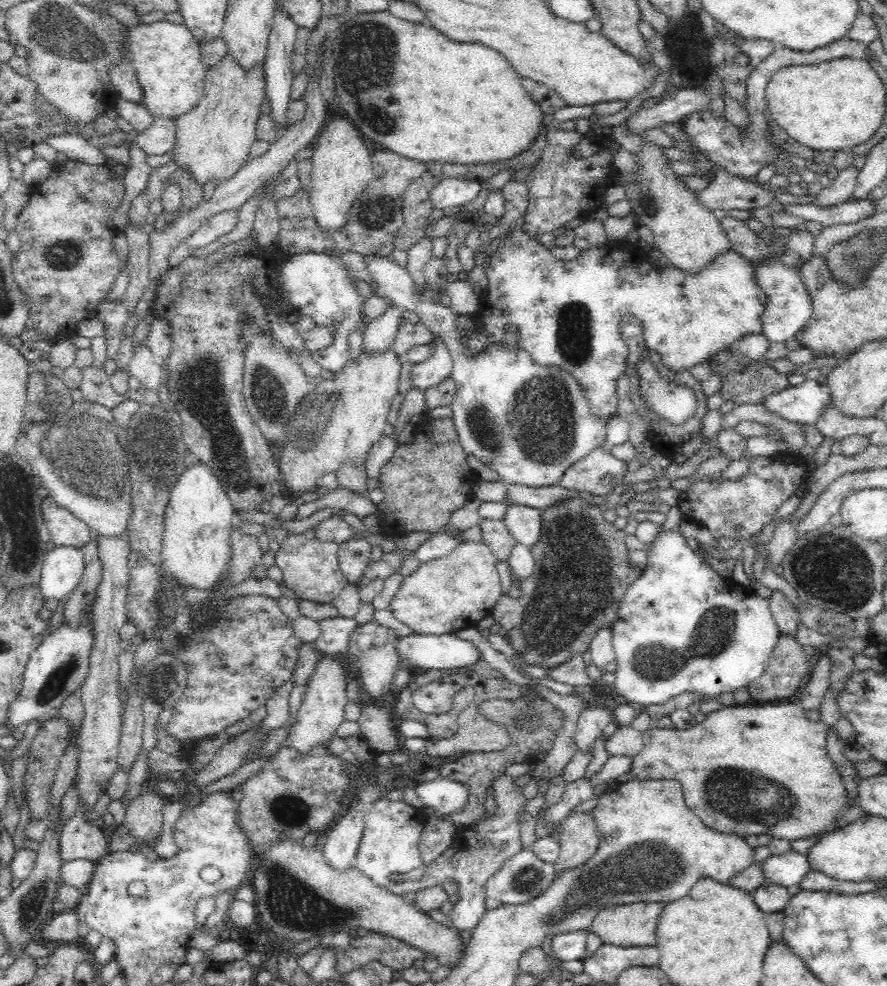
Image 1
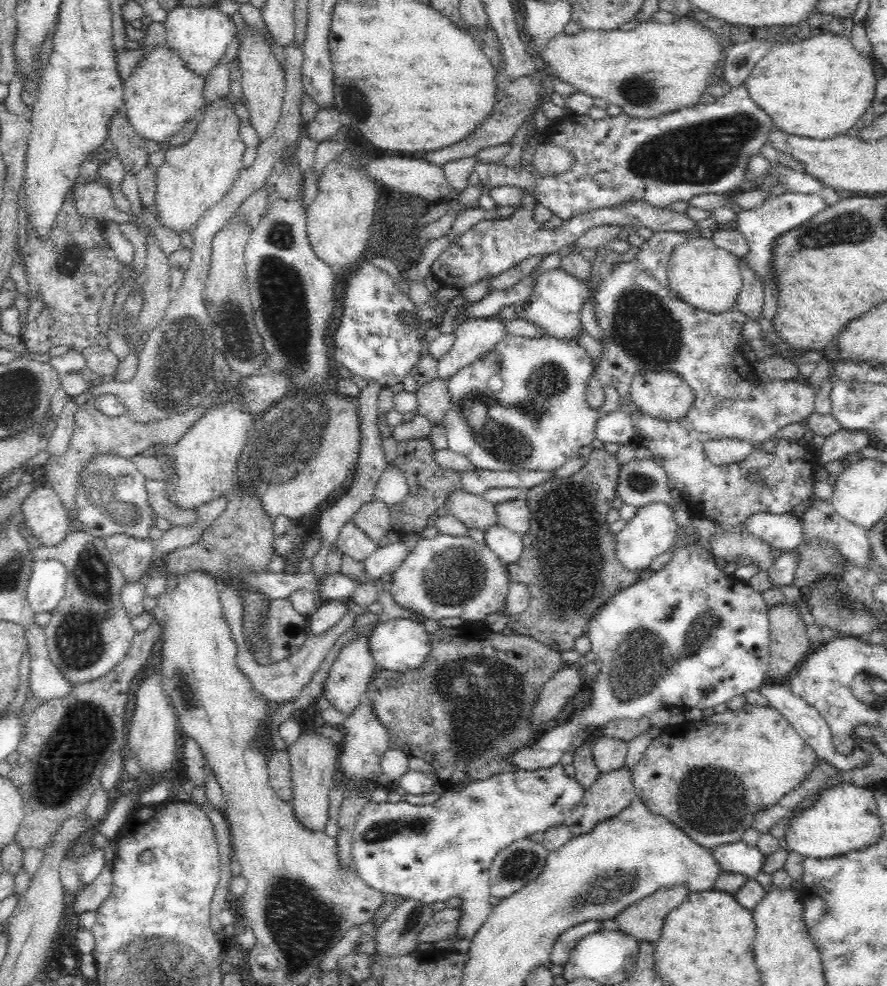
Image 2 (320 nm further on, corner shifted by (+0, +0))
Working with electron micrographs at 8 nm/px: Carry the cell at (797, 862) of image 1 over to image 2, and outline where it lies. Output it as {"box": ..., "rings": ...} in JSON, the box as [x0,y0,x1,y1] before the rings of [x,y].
{"box":[710,840,765,878],"rings":[[[742,840],[718,844],[710,851],[722,870],[746,875],[749,878],[758,874],[764,864],[765,854],[760,852],[756,845],[746,844]]]}

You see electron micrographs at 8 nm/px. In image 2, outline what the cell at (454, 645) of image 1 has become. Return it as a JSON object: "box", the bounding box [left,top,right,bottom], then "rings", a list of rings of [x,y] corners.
{"box":[368,618,430,674],"rings":[[[396,618],[378,622],[368,634],[368,649],[376,666],[395,671],[397,674],[420,666],[430,652],[430,637],[424,627],[412,619]]]}

